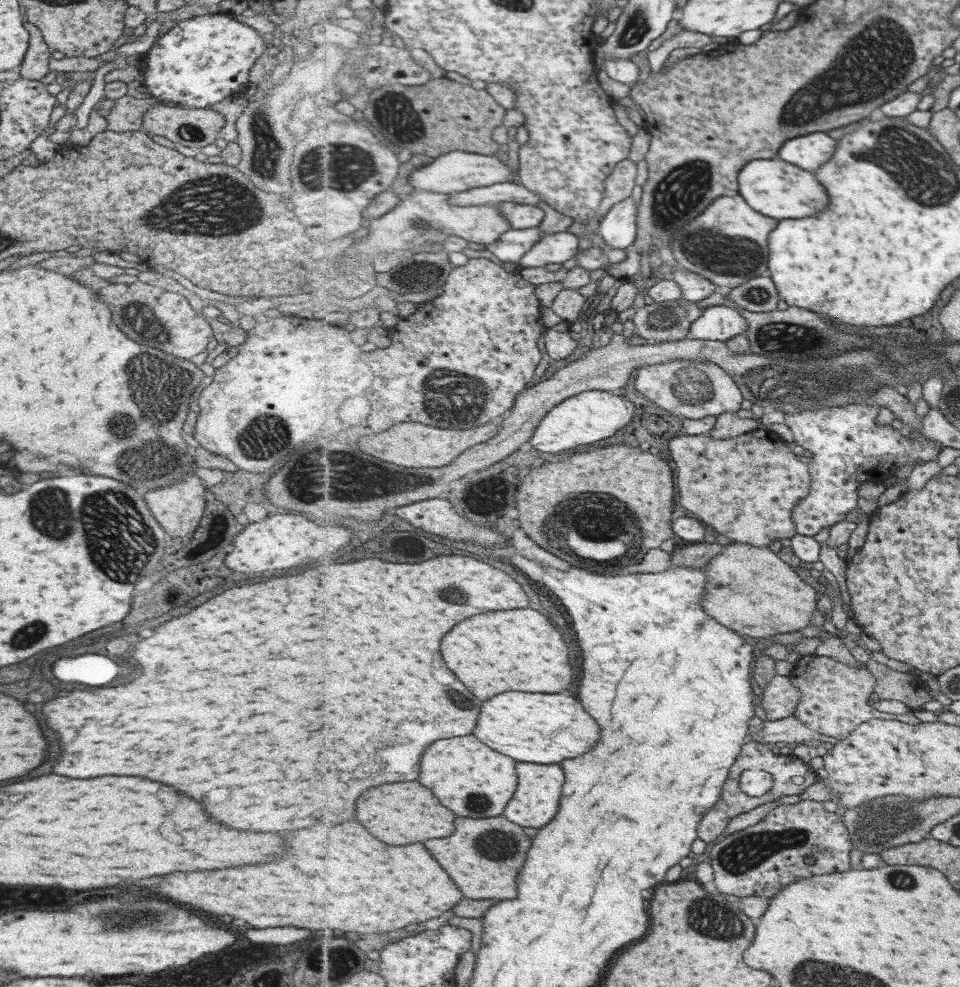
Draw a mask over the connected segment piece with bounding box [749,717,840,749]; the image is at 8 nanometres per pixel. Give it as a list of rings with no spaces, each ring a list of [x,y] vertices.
[[[799,718],[763,722],[763,728],[758,733],[753,733],[749,741],[759,741],[771,746],[780,745],[786,749],[795,744],[805,744],[807,740],[818,739],[823,742],[835,744],[839,738],[817,733],[801,723]]]

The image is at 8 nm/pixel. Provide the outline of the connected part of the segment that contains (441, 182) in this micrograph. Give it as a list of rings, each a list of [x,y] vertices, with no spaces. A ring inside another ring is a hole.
[[[449,151],[440,157],[434,159],[432,163],[425,165],[424,167],[418,166],[411,173],[411,178],[408,178],[405,181],[405,184],[409,182],[409,186],[406,188],[414,190],[426,190],[427,192],[440,192],[441,194],[460,193],[472,188],[479,188],[485,186],[491,186],[492,184],[504,183],[504,182],[513,182],[513,170],[508,163],[495,158],[495,156],[481,155],[465,151]]]

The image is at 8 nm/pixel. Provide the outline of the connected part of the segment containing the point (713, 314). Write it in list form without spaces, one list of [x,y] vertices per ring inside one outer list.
[[[717,305],[704,308],[703,314],[691,325],[690,337],[721,341],[747,333],[748,320],[736,307]]]

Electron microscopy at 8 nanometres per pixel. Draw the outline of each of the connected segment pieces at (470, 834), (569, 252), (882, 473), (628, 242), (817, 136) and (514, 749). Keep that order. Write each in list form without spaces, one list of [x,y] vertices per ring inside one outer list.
[[[504,814],[497,818],[477,818],[477,820],[459,818],[455,836],[425,842],[427,848],[433,852],[433,856],[453,876],[463,894],[473,900],[517,898],[517,876],[523,864],[527,862],[531,838],[525,834],[523,826],[507,819]]]
[[[569,230],[545,235],[525,257],[517,262],[522,268],[543,267],[545,264],[564,264],[579,253],[581,244]]]
[[[853,403],[785,413],[784,423],[791,430],[795,444],[813,454],[809,463],[811,491],[793,511],[799,534],[815,536],[823,528],[852,518],[858,512],[856,498],[860,483],[880,480],[888,484],[899,468],[923,464],[939,456],[941,446],[929,438],[913,434],[905,437],[891,425],[877,425],[877,412],[875,403]]]
[[[627,198],[617,203],[600,221],[599,235],[613,249],[629,249],[638,239],[638,211],[640,202]]]
[[[813,132],[784,143],[777,158],[789,161],[808,171],[815,171],[830,162],[837,152],[838,140],[829,133]]]
[[[505,692],[483,704],[483,712],[477,724],[477,732],[485,744],[503,752],[519,762],[537,762],[537,764],[561,764],[567,758],[577,758],[591,752],[601,740],[601,726],[597,720],[583,708],[583,704],[573,696],[563,694],[531,694],[531,692]]]

